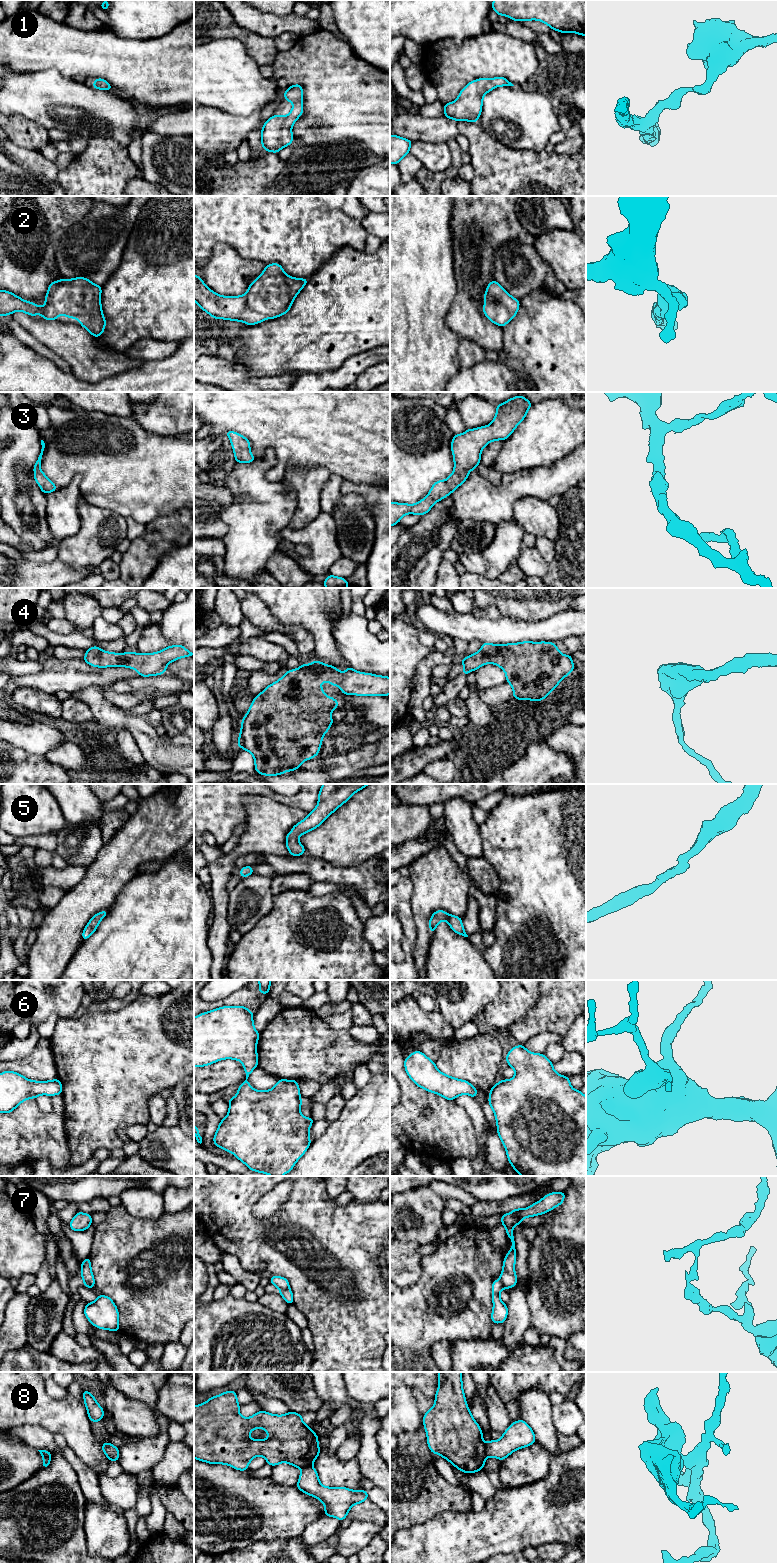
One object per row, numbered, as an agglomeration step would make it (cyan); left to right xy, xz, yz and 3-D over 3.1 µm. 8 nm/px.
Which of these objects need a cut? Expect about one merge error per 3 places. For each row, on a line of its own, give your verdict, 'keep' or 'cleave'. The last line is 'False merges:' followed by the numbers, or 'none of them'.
1: keep
2: keep
3: keep
4: keep
5: keep
6: keep
7: cleave
8: cleave
False merges: 7, 8

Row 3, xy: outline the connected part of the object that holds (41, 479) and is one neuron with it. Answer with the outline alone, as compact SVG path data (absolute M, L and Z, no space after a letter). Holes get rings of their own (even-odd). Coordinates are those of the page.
M41 440L41 445L42 445L41 453L33 467L34 479L36 483L39 485L39 487L41 488L41 491L44 494L47 494L57 490L58 487L51 482L51 480L42 472L40 468L42 455L45 448L45 443L43 440Z

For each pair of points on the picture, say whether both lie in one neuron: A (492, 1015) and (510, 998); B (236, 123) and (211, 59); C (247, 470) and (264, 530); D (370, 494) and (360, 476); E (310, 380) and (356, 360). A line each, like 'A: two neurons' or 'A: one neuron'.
A: one neuron
B: two neurons
C: one neuron
D: two neurons
E: one neuron

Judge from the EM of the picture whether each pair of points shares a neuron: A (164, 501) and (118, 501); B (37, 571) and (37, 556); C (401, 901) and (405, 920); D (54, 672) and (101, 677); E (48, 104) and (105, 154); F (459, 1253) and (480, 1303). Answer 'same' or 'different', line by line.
A: same
B: different
C: same
D: same
E: different
F: same

